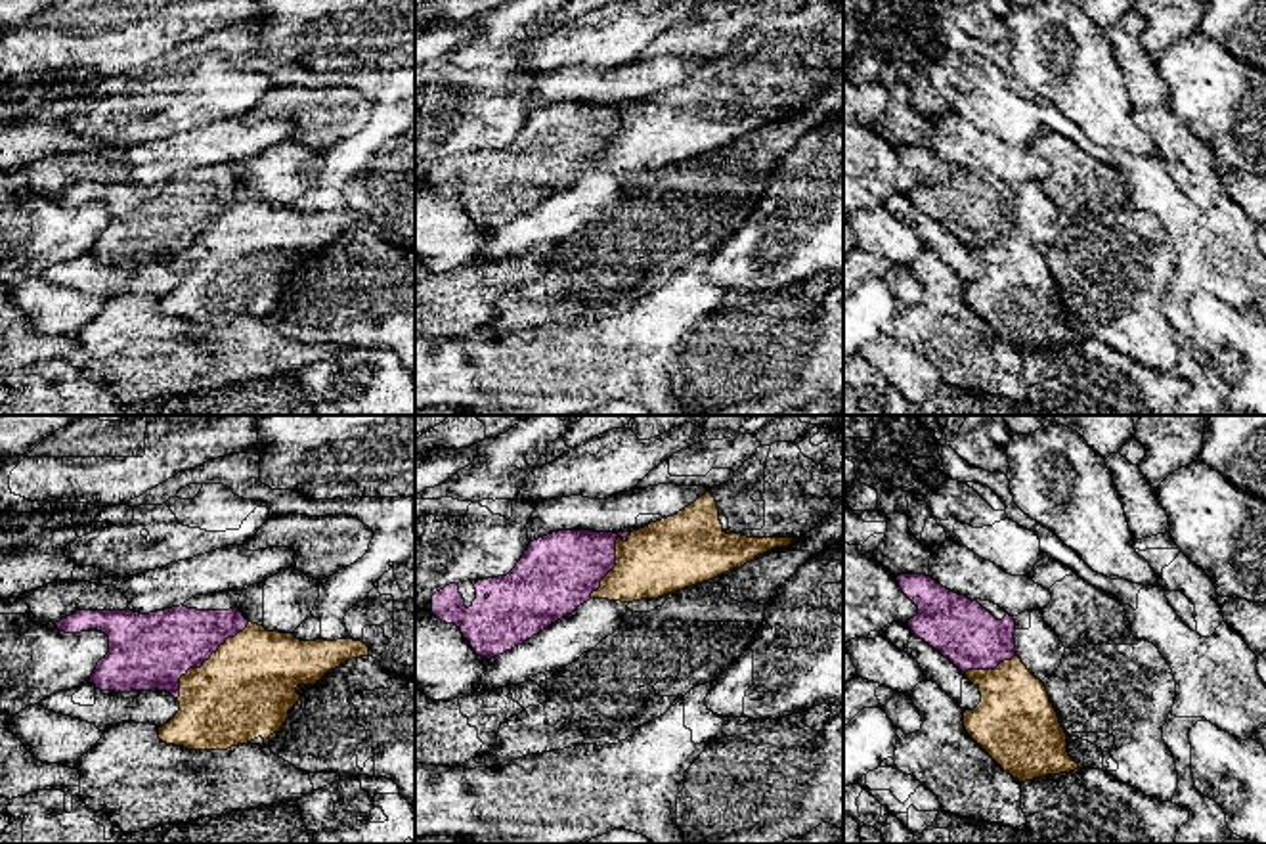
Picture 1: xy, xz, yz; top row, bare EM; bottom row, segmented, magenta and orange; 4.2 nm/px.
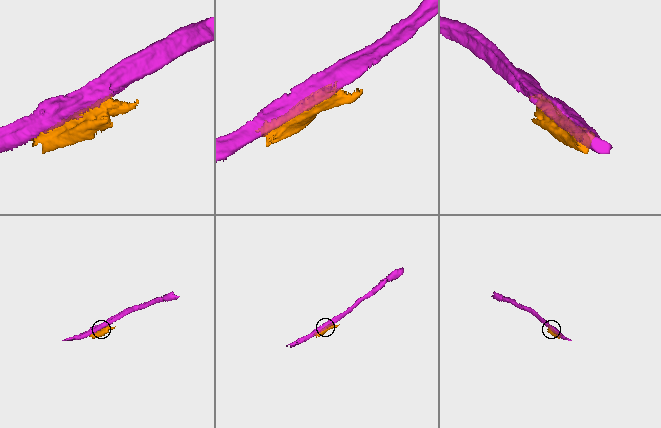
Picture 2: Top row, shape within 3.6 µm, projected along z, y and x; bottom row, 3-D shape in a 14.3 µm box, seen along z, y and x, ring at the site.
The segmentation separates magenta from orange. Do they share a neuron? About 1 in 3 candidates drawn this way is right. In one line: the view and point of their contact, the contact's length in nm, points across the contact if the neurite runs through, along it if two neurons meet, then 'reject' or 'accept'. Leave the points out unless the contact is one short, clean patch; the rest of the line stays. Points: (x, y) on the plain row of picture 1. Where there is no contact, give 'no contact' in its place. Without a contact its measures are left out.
contact xy (203, 232); length 440 nm; reject

